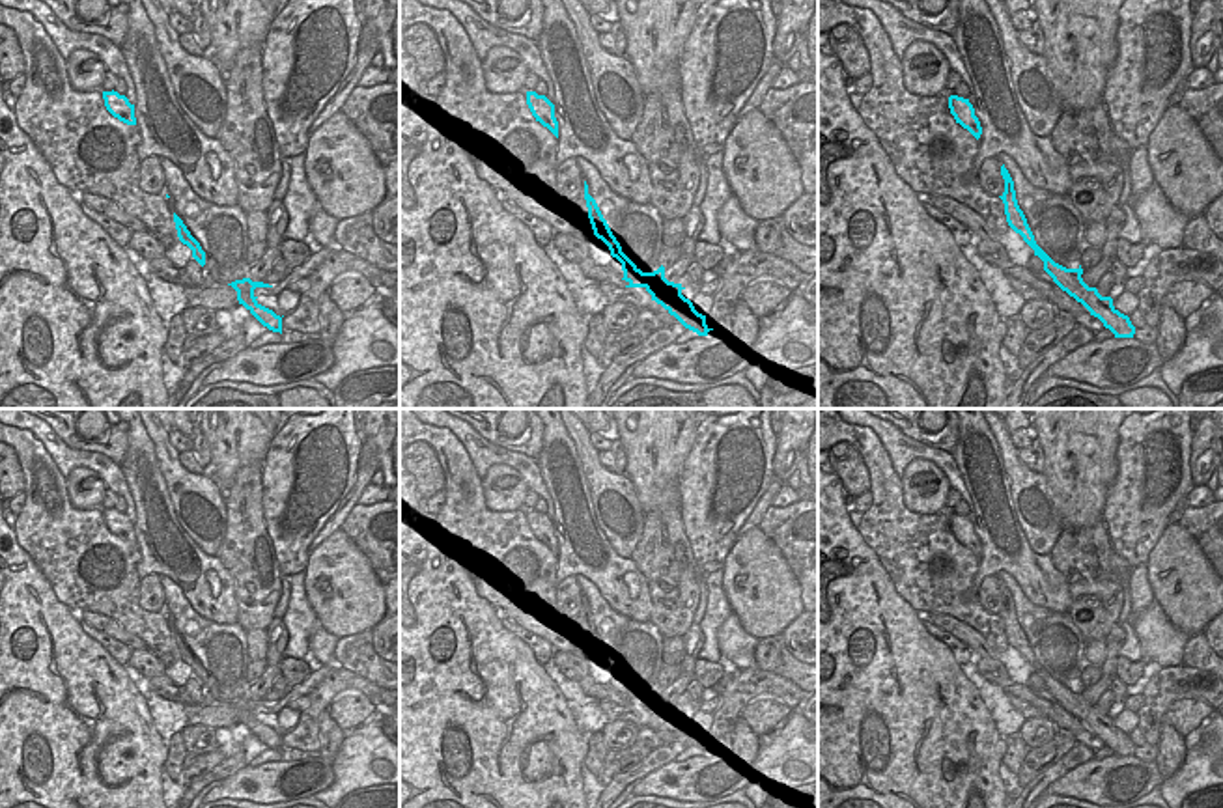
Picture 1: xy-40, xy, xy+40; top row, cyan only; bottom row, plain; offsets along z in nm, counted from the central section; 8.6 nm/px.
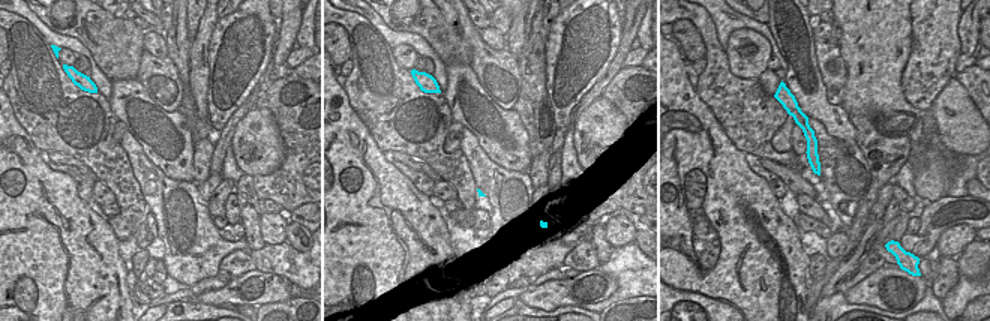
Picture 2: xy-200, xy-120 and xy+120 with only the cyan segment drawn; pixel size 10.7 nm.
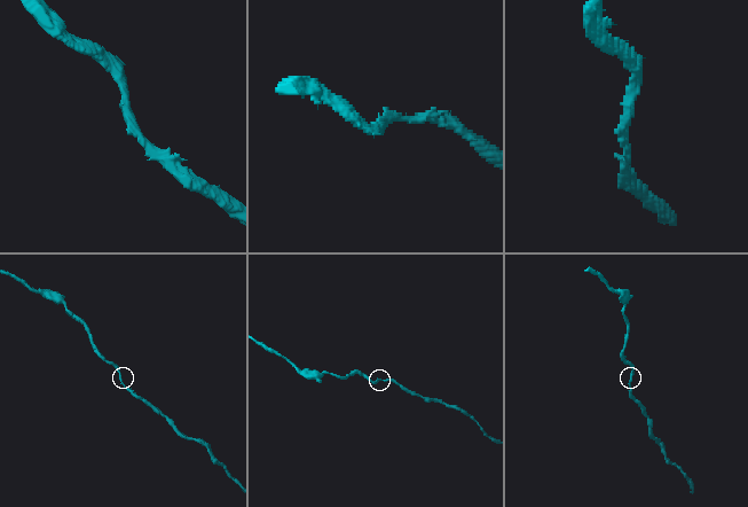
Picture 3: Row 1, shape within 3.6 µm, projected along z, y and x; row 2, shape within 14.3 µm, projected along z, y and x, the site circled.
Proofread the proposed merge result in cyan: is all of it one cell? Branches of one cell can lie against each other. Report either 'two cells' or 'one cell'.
one cell

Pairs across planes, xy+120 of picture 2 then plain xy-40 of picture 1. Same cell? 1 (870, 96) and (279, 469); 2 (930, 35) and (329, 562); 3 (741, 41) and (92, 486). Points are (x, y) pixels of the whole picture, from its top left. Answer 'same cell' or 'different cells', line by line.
1: different cells
2: different cells
3: same cell

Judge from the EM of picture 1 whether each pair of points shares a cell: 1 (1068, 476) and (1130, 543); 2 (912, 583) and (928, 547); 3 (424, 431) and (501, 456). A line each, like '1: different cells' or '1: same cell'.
1: different cells
2: same cell
3: different cells

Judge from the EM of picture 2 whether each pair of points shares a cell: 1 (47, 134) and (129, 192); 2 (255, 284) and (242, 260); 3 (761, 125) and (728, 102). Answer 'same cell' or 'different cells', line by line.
1: same cell
2: different cells
3: same cell

